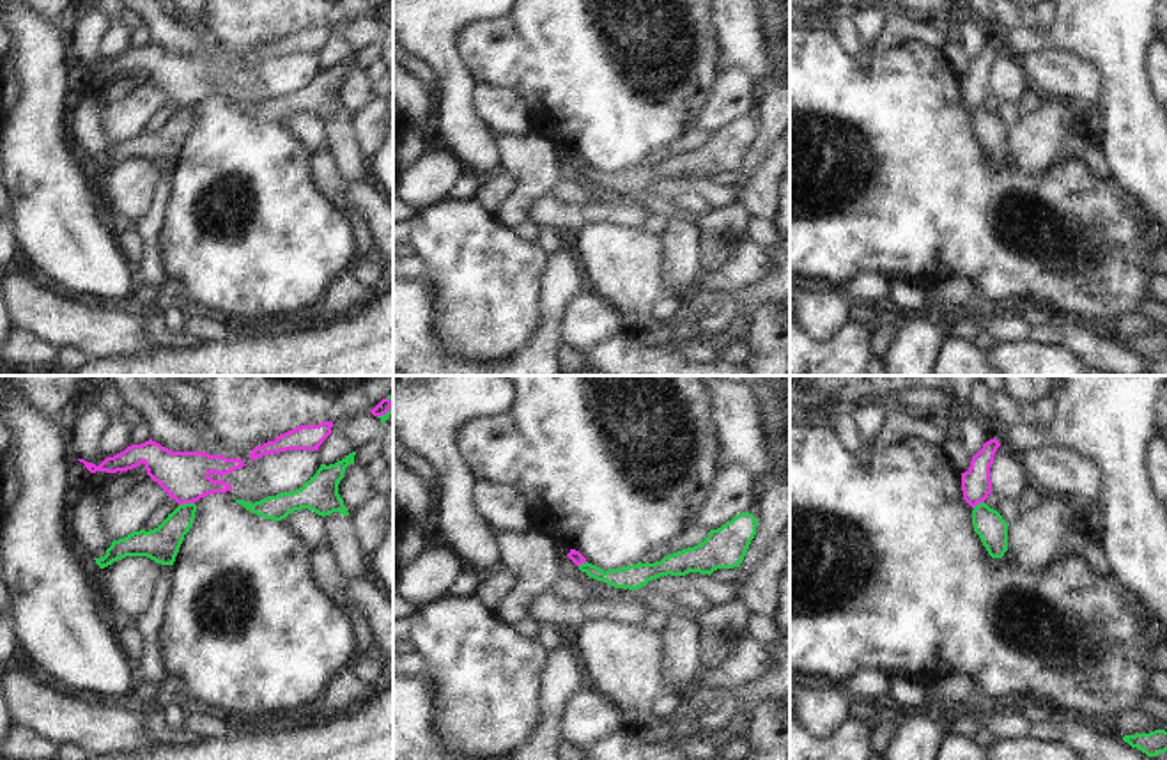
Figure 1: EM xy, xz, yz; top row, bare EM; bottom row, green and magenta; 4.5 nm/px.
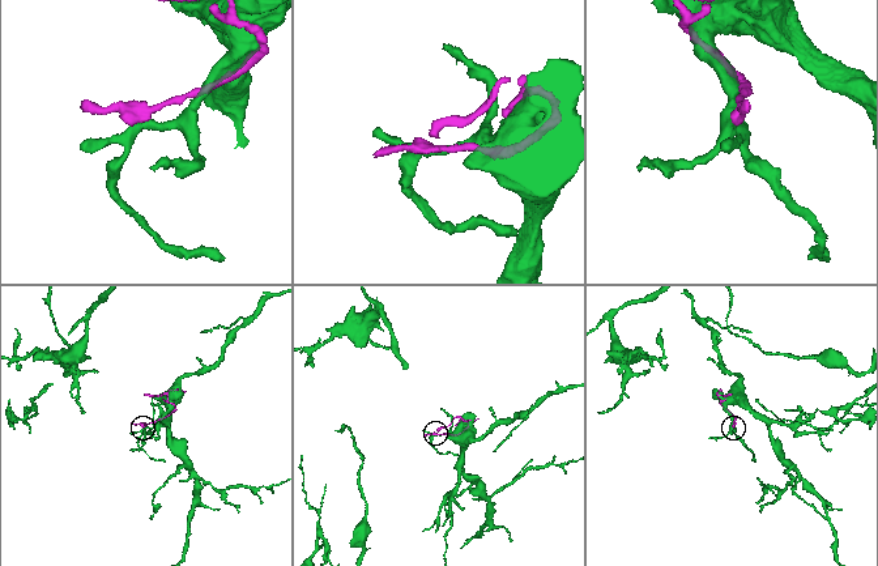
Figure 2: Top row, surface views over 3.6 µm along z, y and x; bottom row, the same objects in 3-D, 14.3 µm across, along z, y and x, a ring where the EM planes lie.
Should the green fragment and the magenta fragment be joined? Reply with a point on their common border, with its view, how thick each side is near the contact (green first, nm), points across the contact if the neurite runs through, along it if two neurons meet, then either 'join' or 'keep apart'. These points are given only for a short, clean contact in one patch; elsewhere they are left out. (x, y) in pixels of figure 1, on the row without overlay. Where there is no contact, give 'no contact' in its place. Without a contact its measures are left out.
xy (186, 107) | 160/220 nm | keep apart

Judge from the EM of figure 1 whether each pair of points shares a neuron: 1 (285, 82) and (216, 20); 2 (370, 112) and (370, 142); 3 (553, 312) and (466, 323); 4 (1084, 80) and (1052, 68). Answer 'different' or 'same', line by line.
1: different
2: same
3: different
4: same

